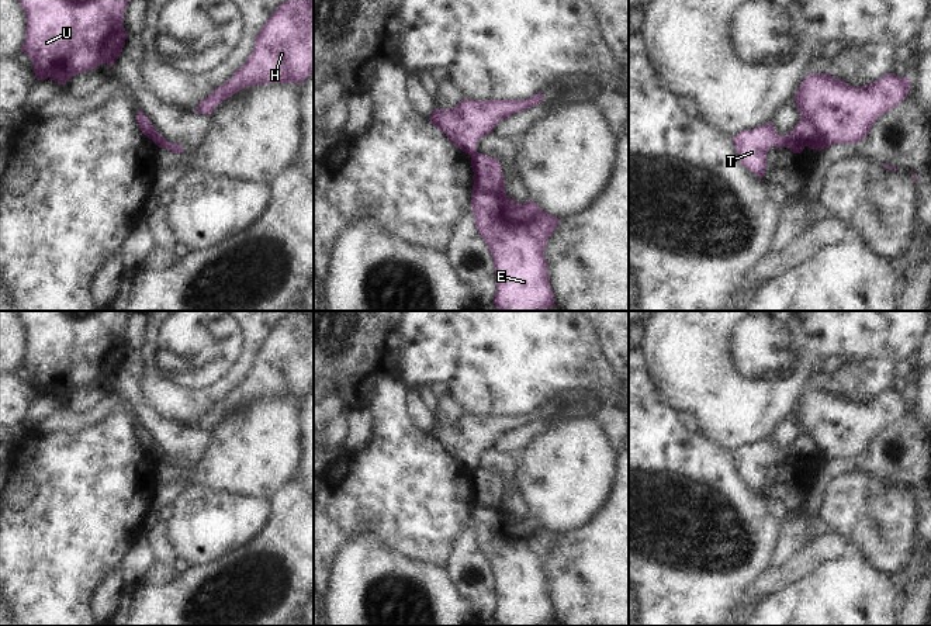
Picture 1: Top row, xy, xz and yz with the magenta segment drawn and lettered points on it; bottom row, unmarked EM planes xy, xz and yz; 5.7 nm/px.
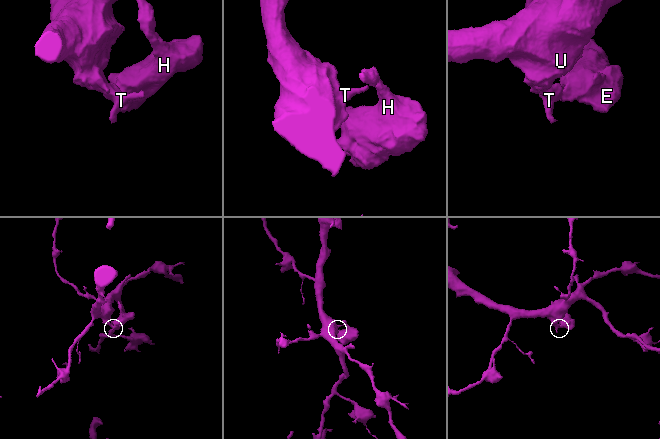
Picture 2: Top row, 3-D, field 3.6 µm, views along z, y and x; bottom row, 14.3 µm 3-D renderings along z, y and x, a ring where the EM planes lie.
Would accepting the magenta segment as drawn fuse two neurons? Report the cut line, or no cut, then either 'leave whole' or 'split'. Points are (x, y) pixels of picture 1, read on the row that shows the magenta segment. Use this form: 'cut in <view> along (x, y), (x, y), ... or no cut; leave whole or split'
cut in yz along (788, 135), (784, 145); split

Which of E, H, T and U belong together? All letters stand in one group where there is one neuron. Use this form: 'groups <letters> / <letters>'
groups E H / T U

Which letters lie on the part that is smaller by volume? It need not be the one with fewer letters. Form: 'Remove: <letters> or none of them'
Remove: E, H

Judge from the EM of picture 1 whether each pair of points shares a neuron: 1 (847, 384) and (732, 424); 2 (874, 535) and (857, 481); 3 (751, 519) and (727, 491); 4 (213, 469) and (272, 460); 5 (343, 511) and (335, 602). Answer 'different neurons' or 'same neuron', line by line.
1: different neurons
2: same neuron
3: same neuron
4: same neuron
5: different neurons

